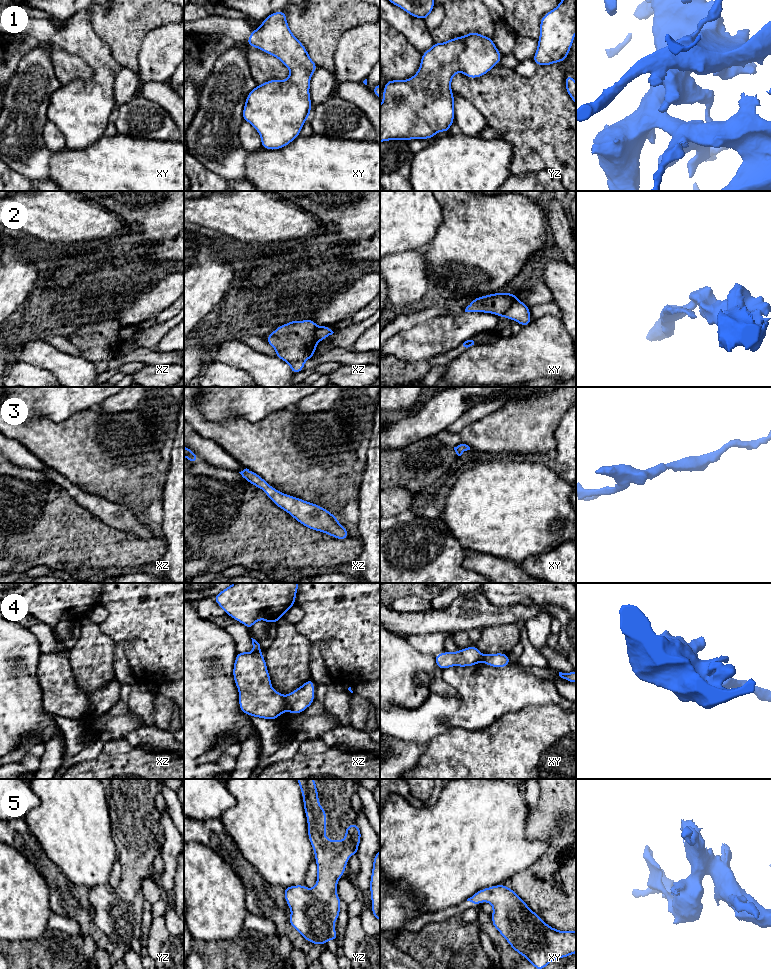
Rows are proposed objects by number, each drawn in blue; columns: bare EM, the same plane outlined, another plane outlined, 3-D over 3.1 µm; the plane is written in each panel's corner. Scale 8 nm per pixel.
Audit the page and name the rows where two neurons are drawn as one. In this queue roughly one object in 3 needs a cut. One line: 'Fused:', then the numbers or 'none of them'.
Fused: 2, 4

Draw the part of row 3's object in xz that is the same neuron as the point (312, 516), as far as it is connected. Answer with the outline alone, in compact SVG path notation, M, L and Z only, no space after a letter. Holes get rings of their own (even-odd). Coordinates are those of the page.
M247 468L239 473L247 482L259 489L263 489L267 497L270 498L276 506L286 511L305 527L326 533L340 540L349 537L346 528L337 521L337 516L331 514L325 508L278 491L270 486L261 476Z

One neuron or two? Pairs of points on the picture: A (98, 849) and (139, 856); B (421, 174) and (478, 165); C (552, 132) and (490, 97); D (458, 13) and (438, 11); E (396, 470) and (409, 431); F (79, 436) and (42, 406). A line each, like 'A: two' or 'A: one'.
A: two
B: one
C: one
D: two
E: two
F: two

